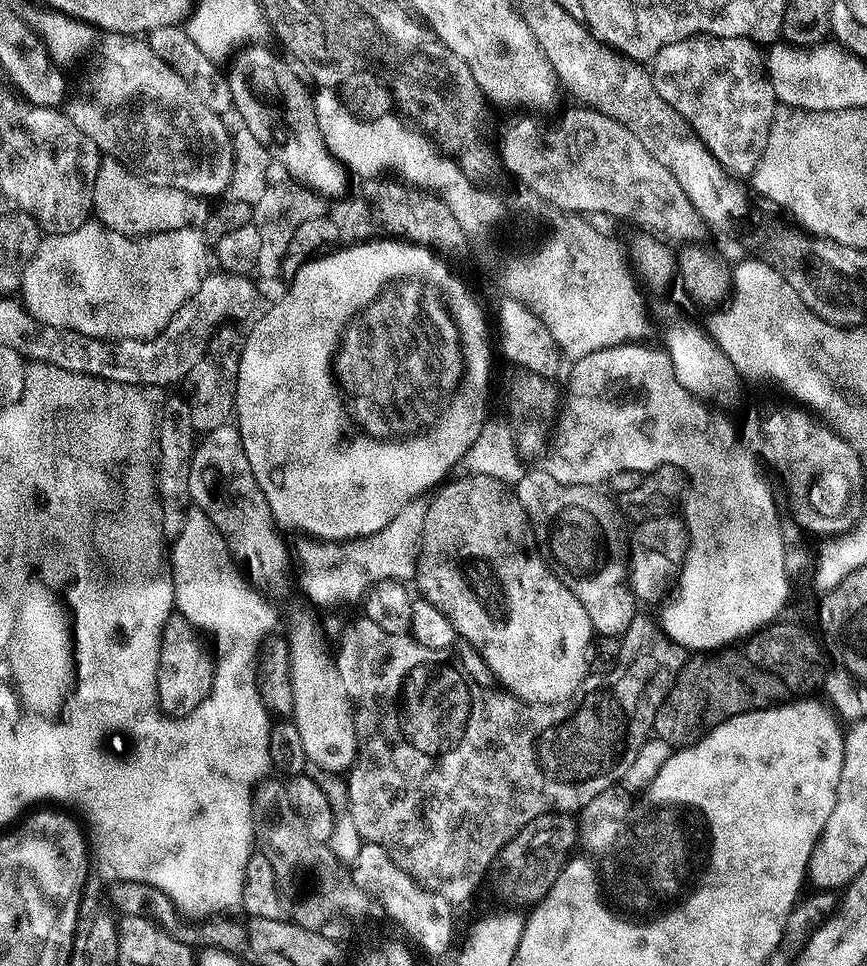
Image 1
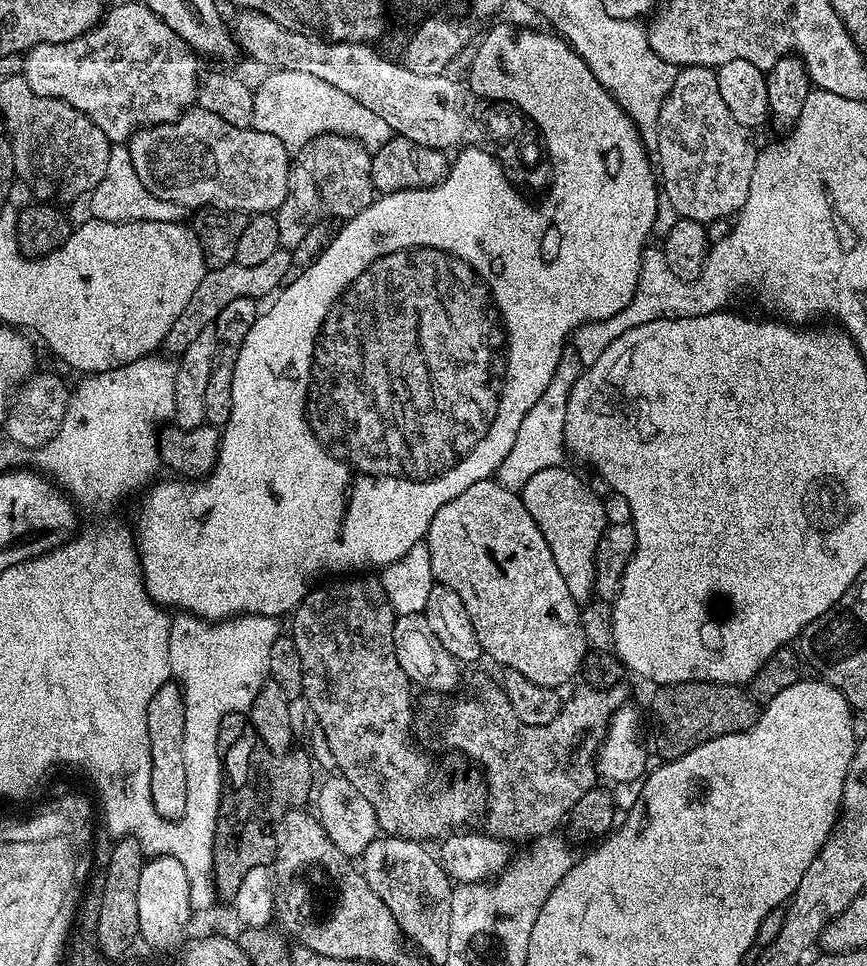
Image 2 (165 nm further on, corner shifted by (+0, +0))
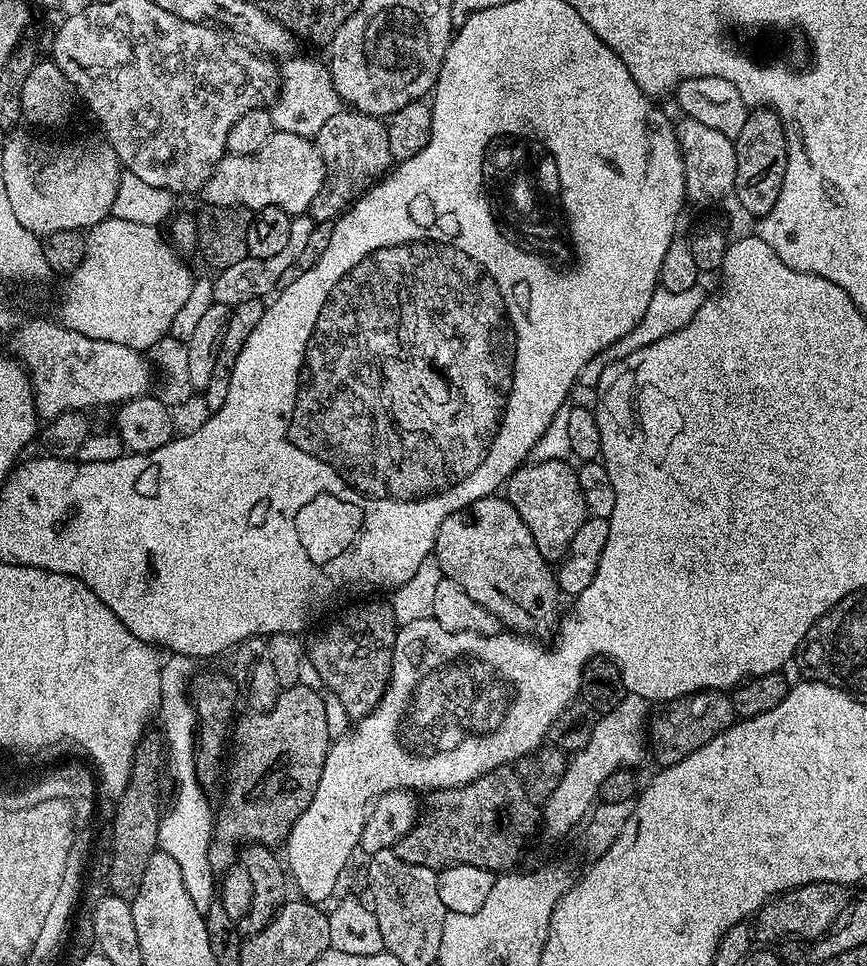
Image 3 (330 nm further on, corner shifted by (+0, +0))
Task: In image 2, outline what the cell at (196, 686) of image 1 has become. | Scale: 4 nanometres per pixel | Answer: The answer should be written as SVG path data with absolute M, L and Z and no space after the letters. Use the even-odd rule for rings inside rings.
M175 681L159 683L147 706L146 726L150 741L151 801L160 817L173 818L181 814L186 802L186 771L184 770L184 697Z

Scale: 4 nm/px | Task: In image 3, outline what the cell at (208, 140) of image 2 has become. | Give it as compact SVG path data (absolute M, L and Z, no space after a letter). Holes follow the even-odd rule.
M273 131L272 136L266 138L266 142L262 142L262 146L253 156L225 154L209 174L208 181L202 189L202 196L205 196L208 204L218 206L240 206L249 210L274 206L286 210L291 217L303 216L309 211L318 190L322 189L323 180L324 163L320 157L320 150L309 137Z

